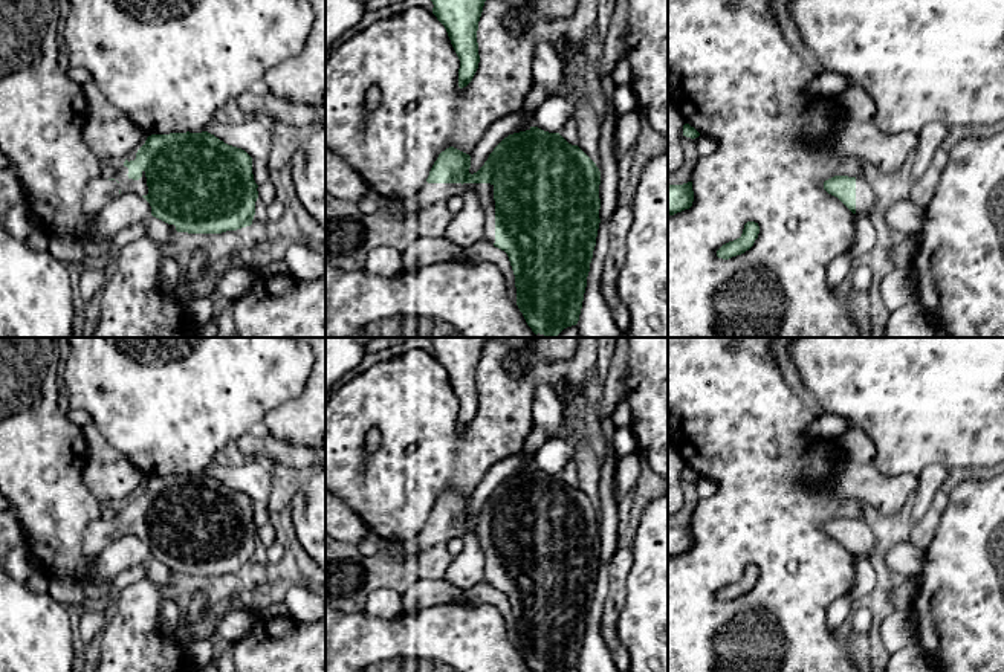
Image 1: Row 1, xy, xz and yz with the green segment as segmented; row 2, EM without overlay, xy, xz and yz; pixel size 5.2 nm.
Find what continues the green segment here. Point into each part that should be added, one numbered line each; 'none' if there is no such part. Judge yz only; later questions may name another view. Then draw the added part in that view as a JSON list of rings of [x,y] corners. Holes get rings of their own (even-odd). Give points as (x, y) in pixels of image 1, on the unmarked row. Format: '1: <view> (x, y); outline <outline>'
1: yz (865, 542); outline [[[856,519],[856,556],[871,557],[876,553],[876,538],[866,521]]]

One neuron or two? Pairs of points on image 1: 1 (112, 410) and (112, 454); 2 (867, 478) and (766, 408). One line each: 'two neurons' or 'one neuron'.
1: two neurons
2: two neurons

